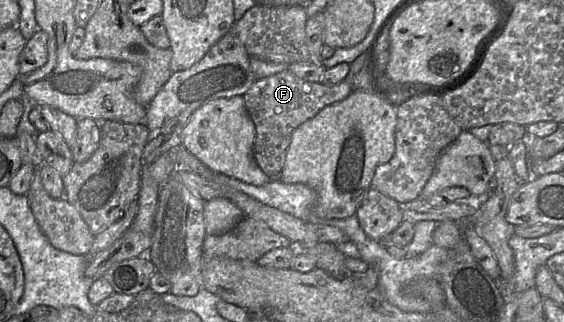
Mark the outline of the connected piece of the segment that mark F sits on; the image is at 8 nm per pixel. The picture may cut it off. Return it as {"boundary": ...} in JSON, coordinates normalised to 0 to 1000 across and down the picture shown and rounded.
{"boundary":[[[511,217],[456,245],[429,298],[452,391],[449,488],[456,512],[479,556],[493,543],[504,512],[520,407],[569,339],[606,314],[622,286],[622,267],[612,248],[594,264],[574,264],[537,248]]]}

